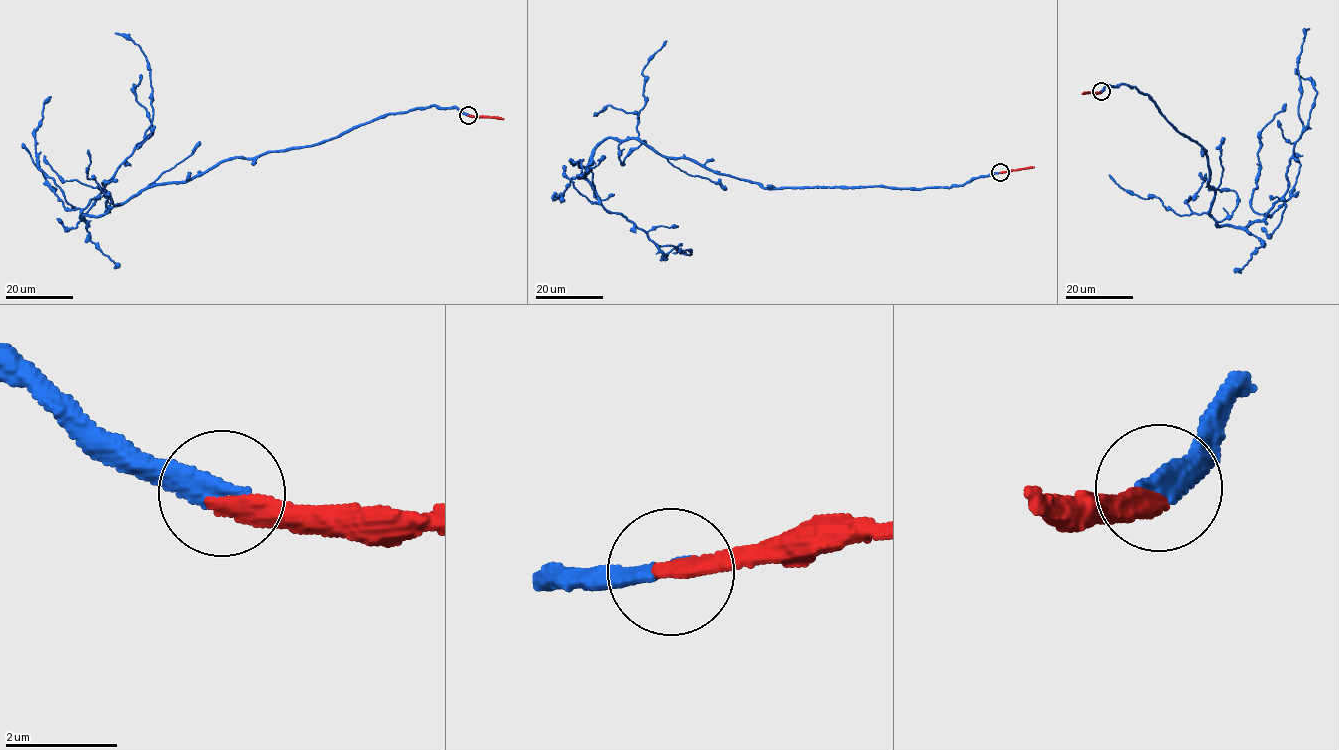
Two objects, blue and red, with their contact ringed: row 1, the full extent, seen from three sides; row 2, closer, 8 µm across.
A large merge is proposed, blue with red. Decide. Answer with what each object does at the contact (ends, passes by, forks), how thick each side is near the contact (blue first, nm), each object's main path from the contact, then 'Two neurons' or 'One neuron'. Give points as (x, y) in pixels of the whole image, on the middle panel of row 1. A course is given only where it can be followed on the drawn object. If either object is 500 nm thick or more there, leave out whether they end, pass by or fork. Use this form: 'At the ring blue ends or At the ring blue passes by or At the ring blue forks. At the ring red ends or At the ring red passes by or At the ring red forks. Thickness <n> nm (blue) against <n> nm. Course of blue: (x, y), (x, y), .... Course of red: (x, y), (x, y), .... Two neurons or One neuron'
At the ring blue ends. At the ring red ends. Thickness 360 nm (blue) against 320 nm. Course of blue: (1001, 173), (941, 188), (763, 188), (604, 138), (587, 181), (658, 246), (692, 250), (673, 253). Course of red: (1000, 173), (1034, 166). One neuron

